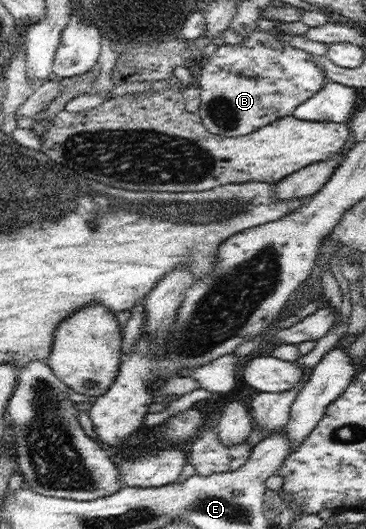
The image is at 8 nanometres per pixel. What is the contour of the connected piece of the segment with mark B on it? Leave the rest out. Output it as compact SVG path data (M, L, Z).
M272 20L274 28L260 31L258 27L248 36L246 43L227 44L219 46L210 57L202 59L201 69L196 84L201 94L201 105L198 115L206 129L221 137L244 136L293 114L299 104L314 96L327 81L323 70L311 59L311 54L283 42L283 36L288 35L280 29L284 22Z

